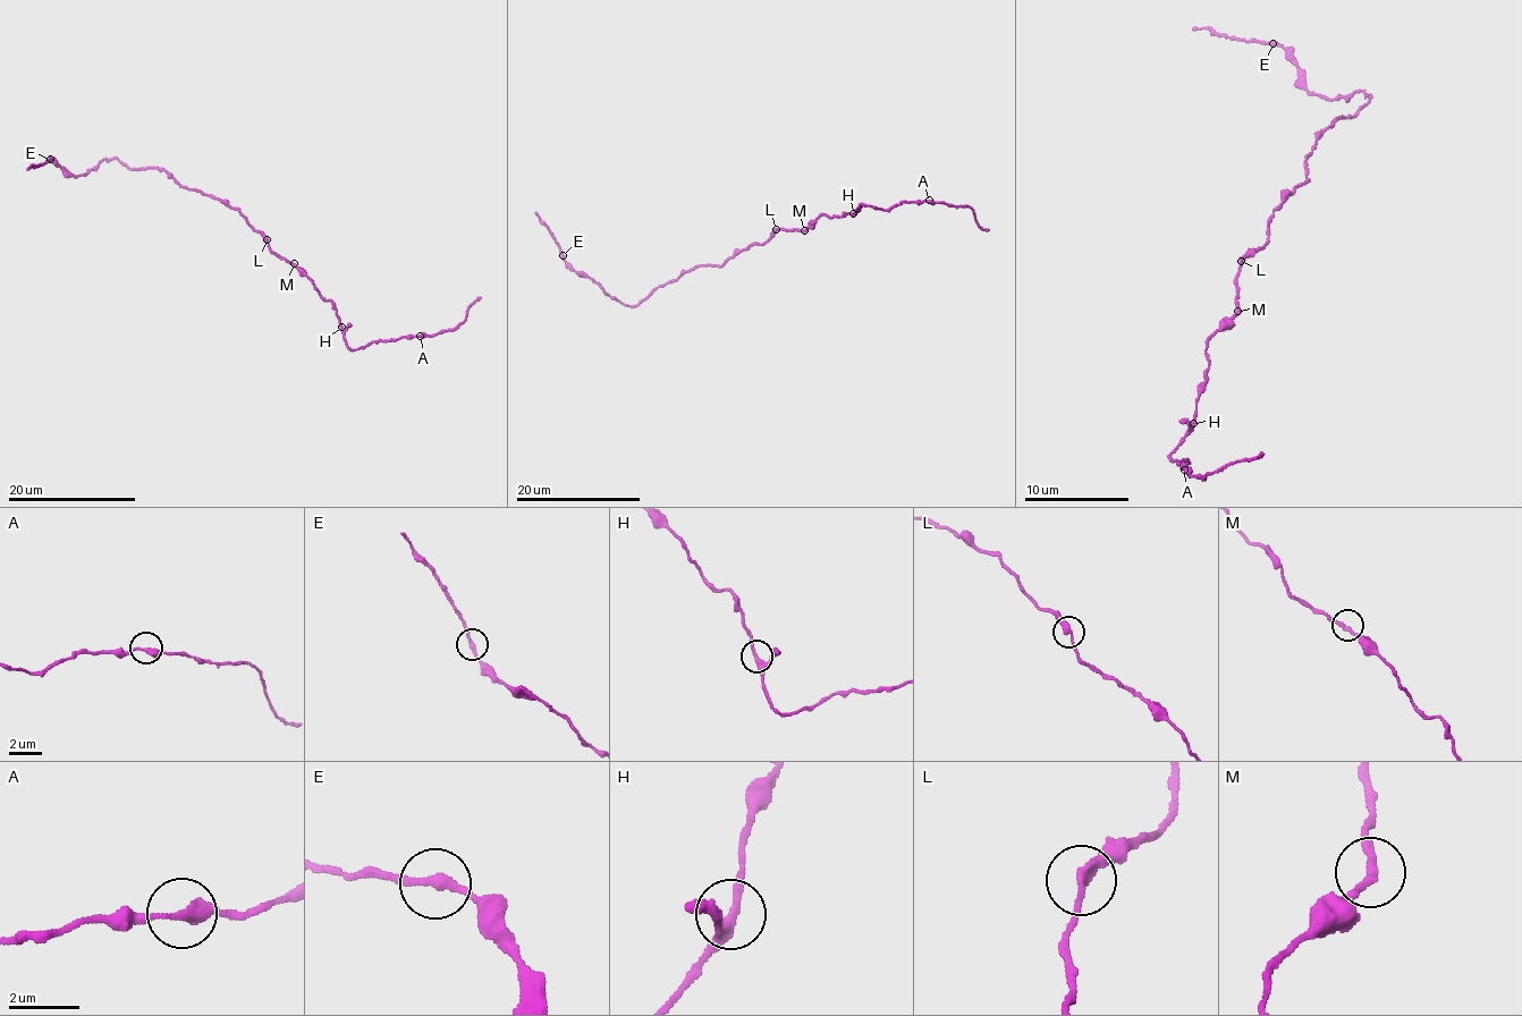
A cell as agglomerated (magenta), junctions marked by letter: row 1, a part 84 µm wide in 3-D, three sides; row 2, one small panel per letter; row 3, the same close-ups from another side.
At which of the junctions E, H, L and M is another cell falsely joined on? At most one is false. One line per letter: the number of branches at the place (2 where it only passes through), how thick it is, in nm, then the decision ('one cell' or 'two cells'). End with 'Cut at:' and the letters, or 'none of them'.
E: 2 branches meet; 240 nm thick; one cell
H: 3 branches meet; 240 nm thick; one cell
L: 2 branches meet; 280 nm thick; one cell
M: 2 branches meet; 220 nm thick; one cell
Cut at: none of them

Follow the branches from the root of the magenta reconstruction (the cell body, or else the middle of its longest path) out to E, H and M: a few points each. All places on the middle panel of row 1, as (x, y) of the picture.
E: (767, 239), (738, 250), (721, 265), (692, 268), (659, 285), (633, 306), (577, 274), (563, 255)
H: (767, 239), (781, 228), (803, 230), (823, 214), (833, 218), (854, 213)
M: (767, 239), (781, 228), (804, 230)

